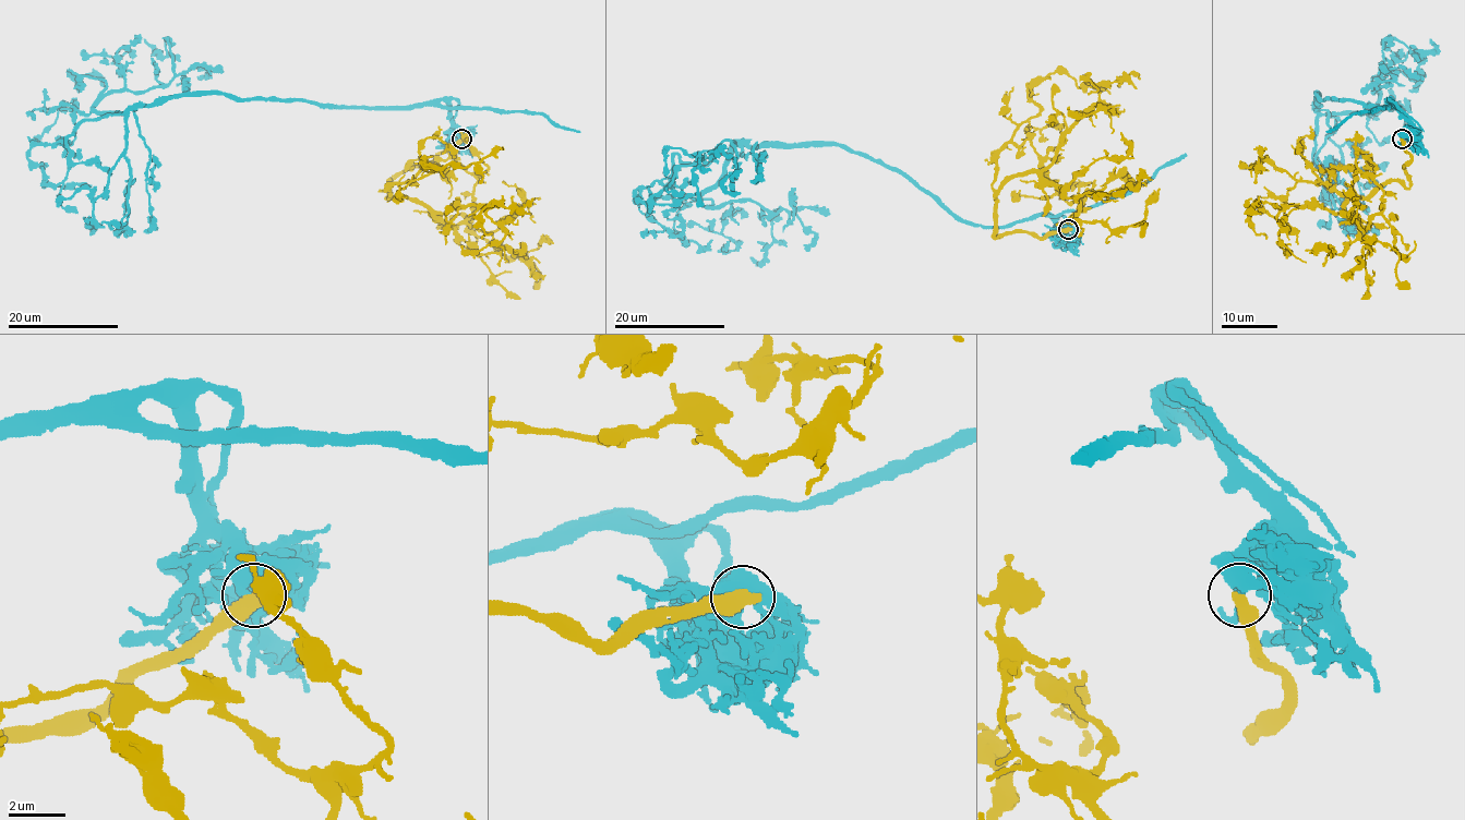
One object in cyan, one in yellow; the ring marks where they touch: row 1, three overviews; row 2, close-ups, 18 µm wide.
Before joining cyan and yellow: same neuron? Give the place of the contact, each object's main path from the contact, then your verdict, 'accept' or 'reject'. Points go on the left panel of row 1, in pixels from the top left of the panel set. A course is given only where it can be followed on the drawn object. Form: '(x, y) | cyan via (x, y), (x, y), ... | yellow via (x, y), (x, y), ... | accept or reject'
(461, 139) | cyan via (460, 139), (442, 99), (177, 94), (97, 112), (107, 94), (173, 76), (167, 40), (164, 57), (143, 38) | yellow via (463, 139), (387, 181), (392, 196), (421, 201), (454, 226), (472, 215), (472, 230), (505, 255), (552, 243) | reject

